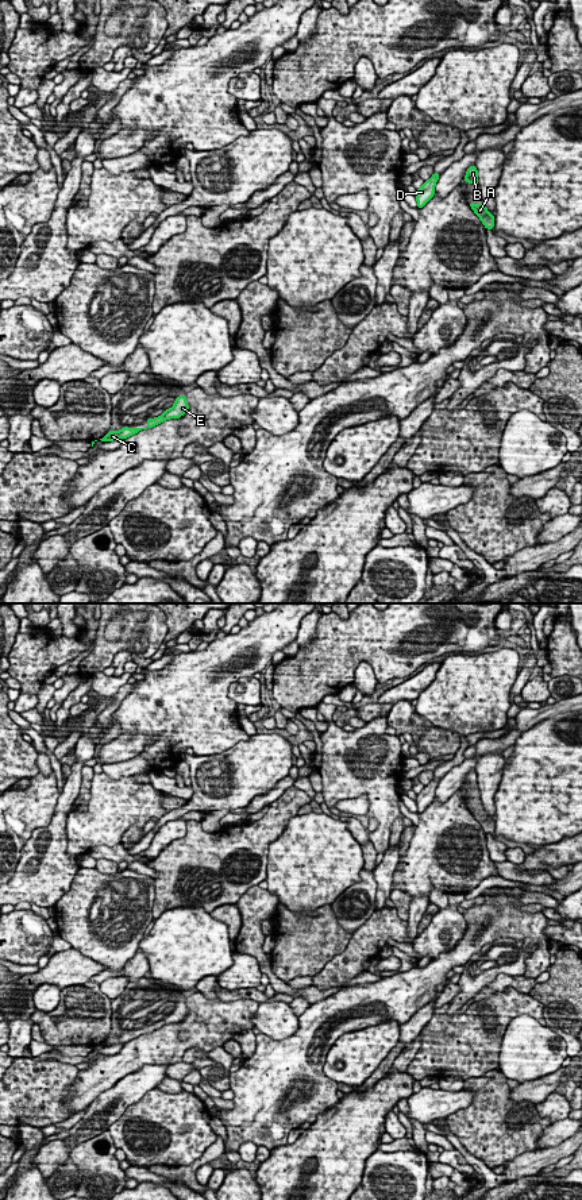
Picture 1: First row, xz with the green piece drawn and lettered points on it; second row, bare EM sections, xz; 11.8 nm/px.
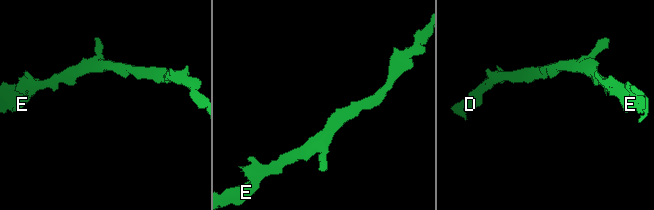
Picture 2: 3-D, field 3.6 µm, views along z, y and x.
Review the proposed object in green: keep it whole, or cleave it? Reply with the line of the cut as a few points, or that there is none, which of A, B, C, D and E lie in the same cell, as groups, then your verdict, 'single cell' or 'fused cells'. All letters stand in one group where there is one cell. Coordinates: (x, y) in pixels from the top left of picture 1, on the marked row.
no cut | A B C D E | single cell

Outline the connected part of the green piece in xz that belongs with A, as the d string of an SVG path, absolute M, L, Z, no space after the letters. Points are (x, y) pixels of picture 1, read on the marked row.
M469 204L474 213L479 217L486 229L494 228L494 216L490 213L485 204Z

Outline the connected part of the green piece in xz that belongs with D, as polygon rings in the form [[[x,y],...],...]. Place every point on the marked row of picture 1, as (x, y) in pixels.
[[[433,173],[428,181],[424,181],[423,186],[416,192],[417,208],[423,208],[435,194],[435,185],[440,174]]]

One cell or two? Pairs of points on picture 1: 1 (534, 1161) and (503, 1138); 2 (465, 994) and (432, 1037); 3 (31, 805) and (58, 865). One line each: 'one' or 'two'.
1: two
2: two
3: two

